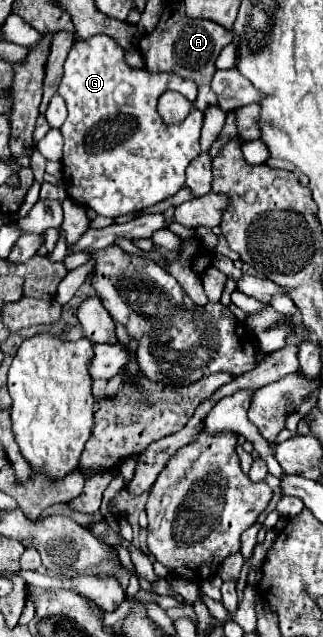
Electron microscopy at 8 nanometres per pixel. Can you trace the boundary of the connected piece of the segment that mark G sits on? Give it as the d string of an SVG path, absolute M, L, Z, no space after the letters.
M95 35L85 41L77 39L65 61L65 75L59 85L59 95L65 99L69 111L67 121L61 125L65 143L61 157L63 187L75 203L93 209L97 215L121 217L131 211L153 207L185 185L185 169L201 153L199 135L203 113L191 107L181 123L165 123L157 111L157 99L165 91L179 91L191 103L197 99L197 85L191 79L183 79L177 73L149 73L129 67L115 39L107 39L107 35Z

